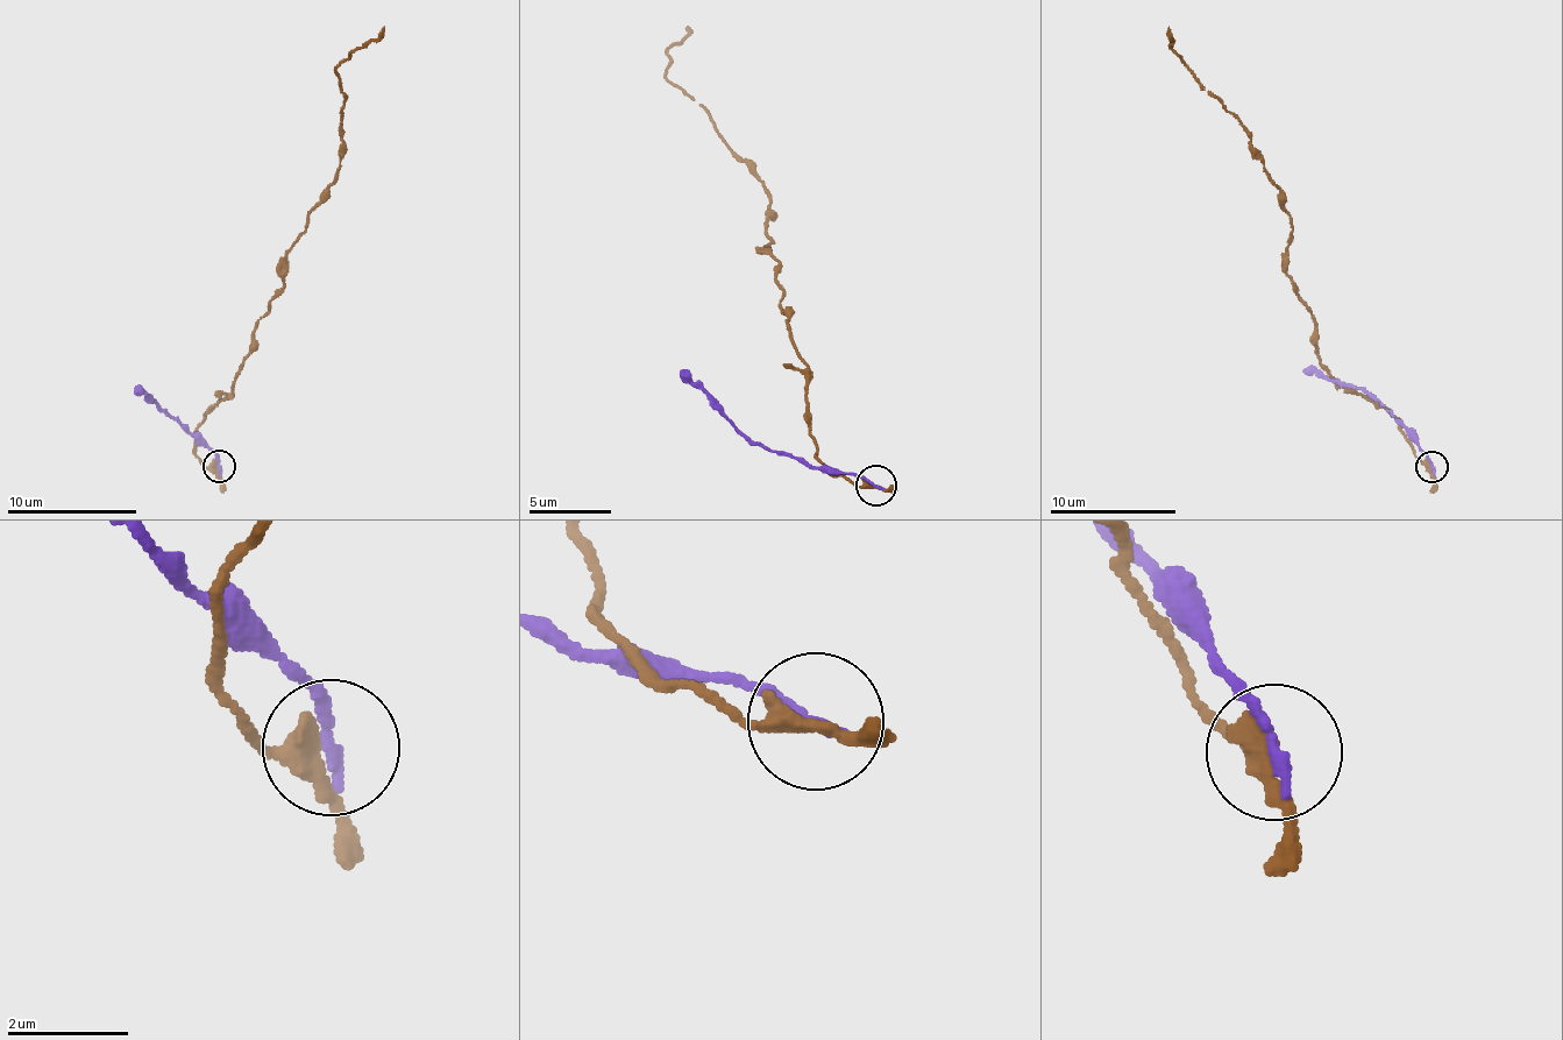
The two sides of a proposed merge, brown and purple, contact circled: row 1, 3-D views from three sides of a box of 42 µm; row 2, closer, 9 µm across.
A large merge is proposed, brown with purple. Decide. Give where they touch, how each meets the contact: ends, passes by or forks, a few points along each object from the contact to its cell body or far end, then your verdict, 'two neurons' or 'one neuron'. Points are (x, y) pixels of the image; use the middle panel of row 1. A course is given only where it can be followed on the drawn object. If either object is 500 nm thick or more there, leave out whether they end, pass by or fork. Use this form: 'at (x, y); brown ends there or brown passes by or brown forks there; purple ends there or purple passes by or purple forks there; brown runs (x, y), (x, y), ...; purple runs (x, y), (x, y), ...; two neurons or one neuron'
at (875, 486); brown passes by; purple ends there; brown runs (875, 488), (816, 457), (805, 365), (775, 257), (760, 250), (769, 200), (663, 71), (688, 27); purple runs (875, 485), (772, 452), (736, 426), (681, 369); two neurons

